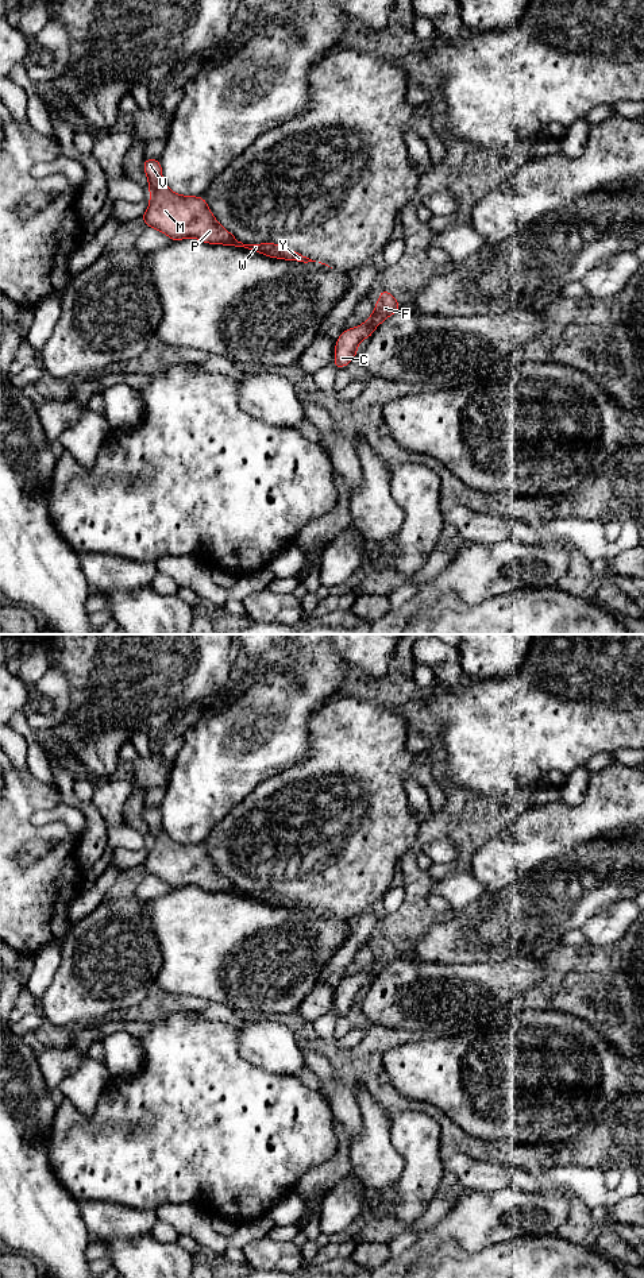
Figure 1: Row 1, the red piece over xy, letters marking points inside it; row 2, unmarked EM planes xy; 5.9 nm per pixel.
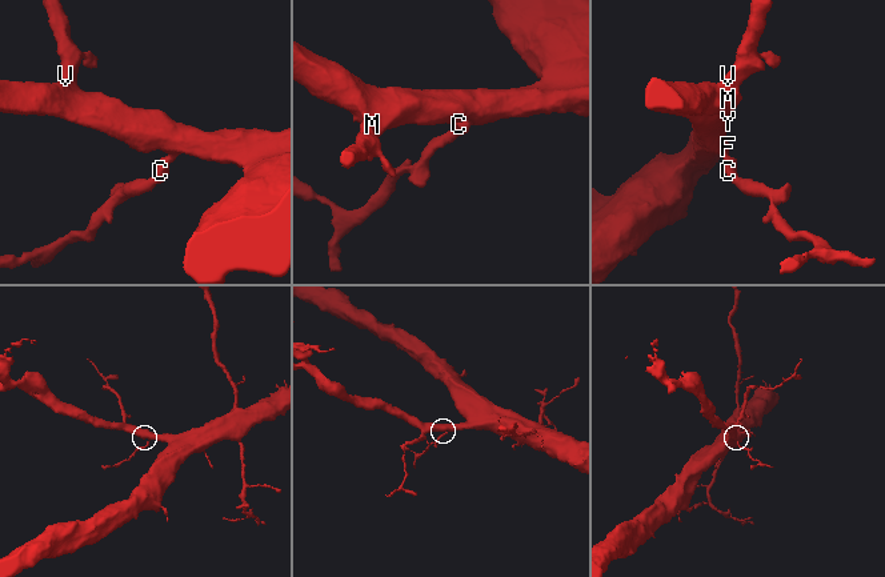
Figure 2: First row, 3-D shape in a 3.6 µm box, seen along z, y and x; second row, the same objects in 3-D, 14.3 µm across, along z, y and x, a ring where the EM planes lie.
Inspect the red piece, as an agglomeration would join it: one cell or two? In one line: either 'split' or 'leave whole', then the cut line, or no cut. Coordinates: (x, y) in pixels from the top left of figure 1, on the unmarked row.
leave whole | no cut

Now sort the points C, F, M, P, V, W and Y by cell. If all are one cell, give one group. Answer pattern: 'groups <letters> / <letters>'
groups C F M P V W Y

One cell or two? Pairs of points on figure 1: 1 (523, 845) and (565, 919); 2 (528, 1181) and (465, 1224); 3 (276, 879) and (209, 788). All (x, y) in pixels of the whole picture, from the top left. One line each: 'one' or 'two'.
1: one
2: two
3: two

